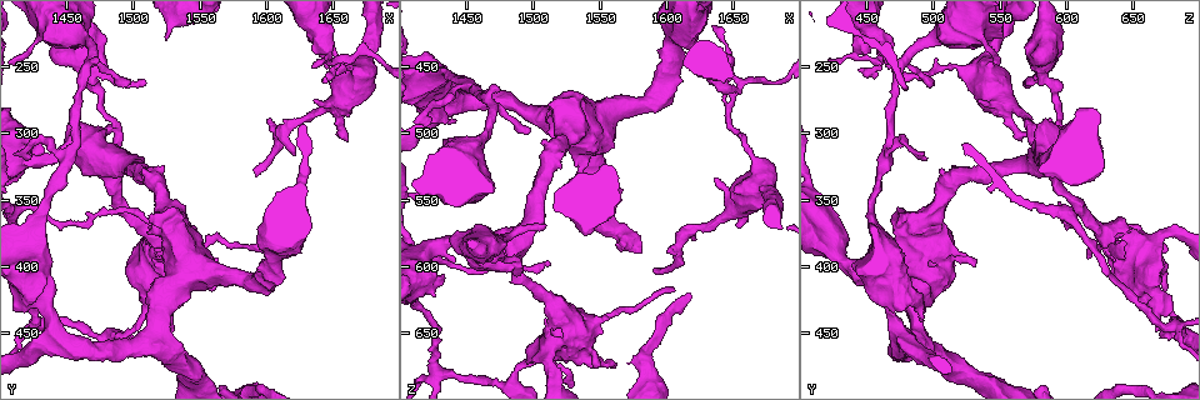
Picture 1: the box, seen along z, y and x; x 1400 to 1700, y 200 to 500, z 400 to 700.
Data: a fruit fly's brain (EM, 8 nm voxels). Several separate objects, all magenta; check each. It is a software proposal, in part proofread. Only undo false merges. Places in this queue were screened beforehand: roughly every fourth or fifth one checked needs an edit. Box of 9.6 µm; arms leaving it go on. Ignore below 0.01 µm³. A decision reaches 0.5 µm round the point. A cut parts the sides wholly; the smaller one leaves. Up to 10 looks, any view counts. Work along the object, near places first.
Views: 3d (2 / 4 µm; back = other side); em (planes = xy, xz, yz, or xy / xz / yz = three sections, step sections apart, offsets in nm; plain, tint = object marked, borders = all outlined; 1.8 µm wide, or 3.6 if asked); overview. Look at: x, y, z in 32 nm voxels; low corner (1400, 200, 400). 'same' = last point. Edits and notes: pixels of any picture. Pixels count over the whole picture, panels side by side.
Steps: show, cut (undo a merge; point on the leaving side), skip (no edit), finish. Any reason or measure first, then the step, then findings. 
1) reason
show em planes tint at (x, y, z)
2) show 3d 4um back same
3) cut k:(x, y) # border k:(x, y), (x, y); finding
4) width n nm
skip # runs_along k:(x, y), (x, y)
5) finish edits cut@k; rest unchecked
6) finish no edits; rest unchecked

calibre changes
show 3d 4um back at (1668, 256, 526)

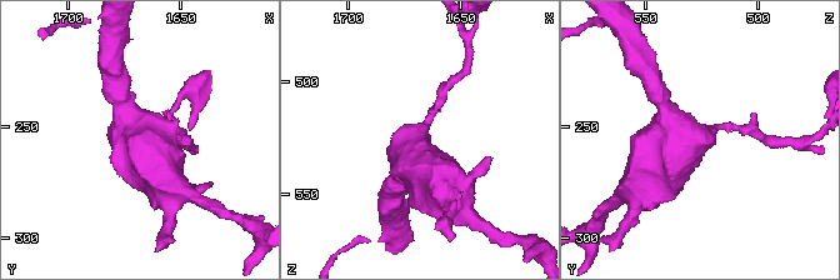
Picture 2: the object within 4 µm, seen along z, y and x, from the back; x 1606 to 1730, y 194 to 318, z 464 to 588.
show em 3.6um yz step 8 borders at (1669, 255, 524)

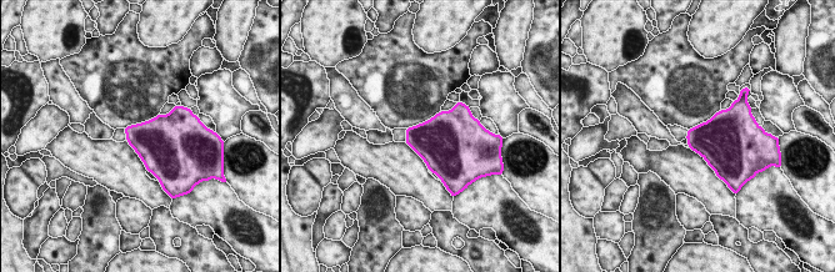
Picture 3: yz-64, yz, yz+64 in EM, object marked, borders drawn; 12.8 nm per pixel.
show em 3.6um planes borders same

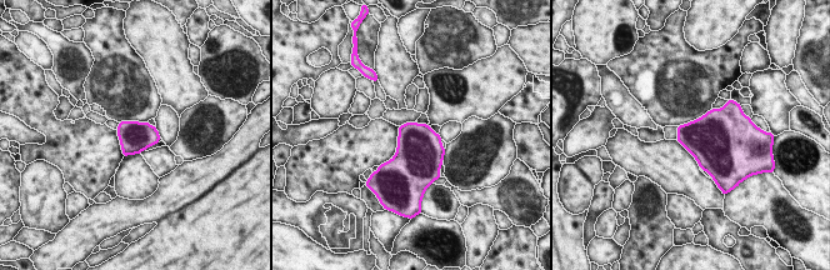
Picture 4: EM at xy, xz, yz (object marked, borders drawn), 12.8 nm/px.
width 400 nm
skip # continuous, no second neuron

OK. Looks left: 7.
sudden change in width
show em planes tint at (1538, 396, 640)

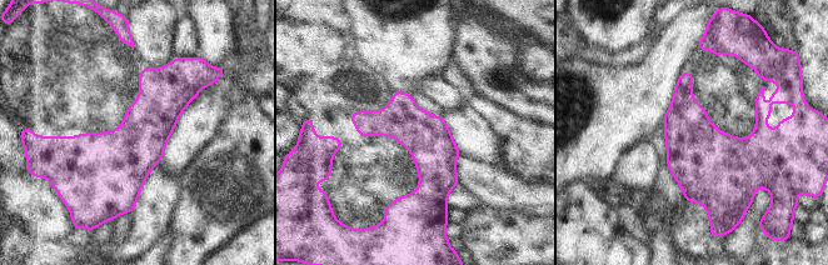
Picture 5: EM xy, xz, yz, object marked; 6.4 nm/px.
width 300 nm
skip # one neuron here

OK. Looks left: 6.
closes a loop
show em xy step 8 borders at (1420, 408, 636)

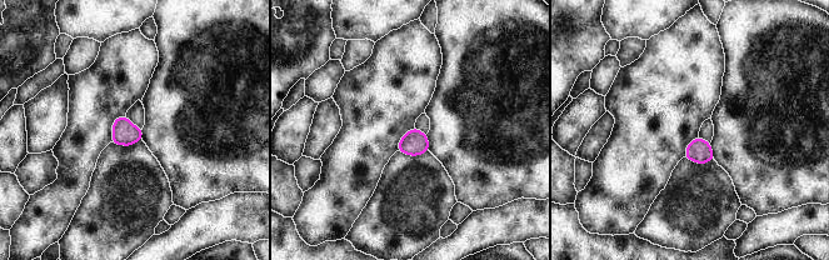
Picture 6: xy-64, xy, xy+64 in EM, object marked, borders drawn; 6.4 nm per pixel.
skip # one neuron here

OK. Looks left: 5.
abrupt turn
show em planes tint at (1428, 444, 680)

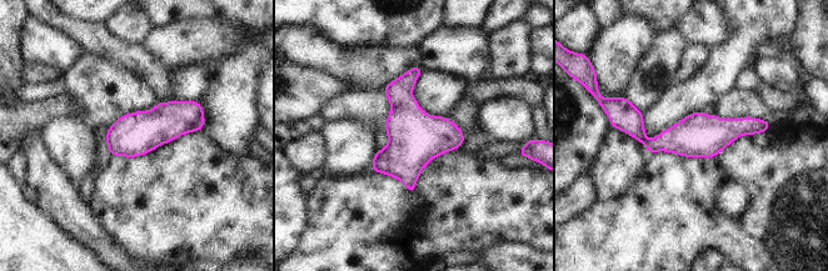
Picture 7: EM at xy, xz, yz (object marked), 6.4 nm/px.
skip # runs_along 7:(620, 120), (647, 142), (766, 126); all the same neuron

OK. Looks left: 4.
finish no edits; rest unchecked

